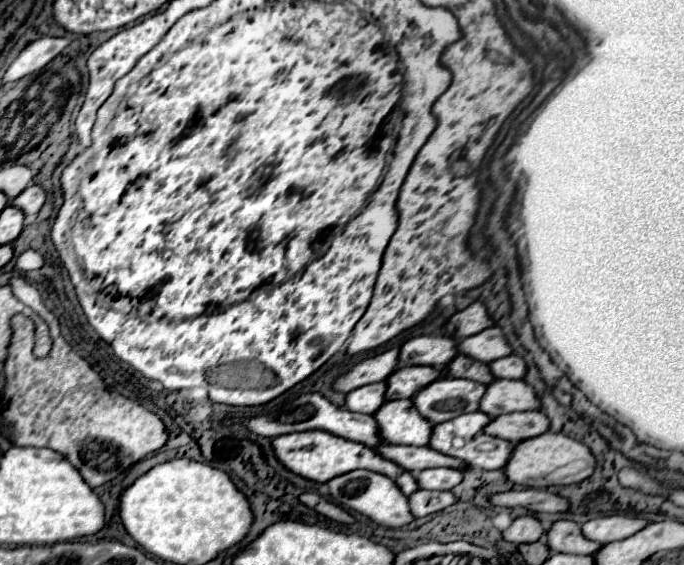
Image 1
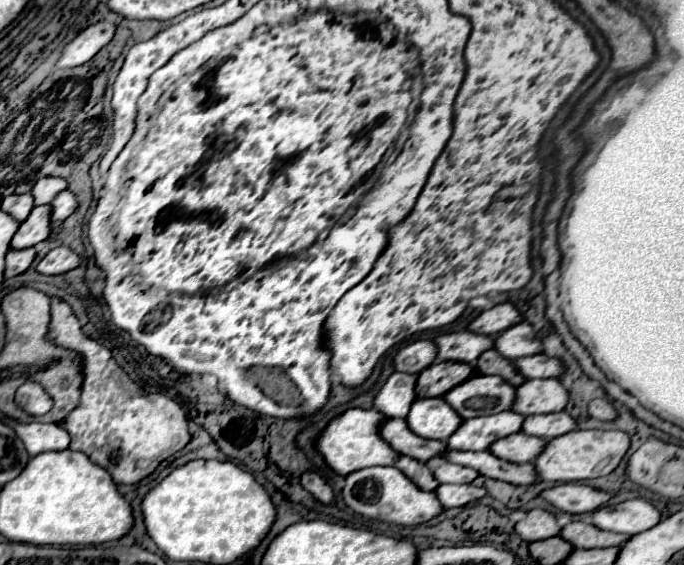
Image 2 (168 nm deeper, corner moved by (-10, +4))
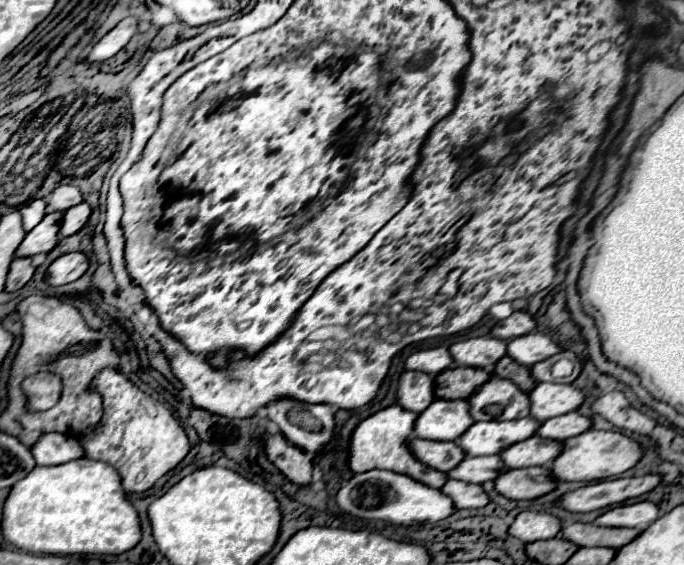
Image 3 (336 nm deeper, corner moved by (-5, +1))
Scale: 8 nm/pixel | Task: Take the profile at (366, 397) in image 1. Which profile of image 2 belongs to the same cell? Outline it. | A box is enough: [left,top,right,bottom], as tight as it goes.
[375,373,417,417]

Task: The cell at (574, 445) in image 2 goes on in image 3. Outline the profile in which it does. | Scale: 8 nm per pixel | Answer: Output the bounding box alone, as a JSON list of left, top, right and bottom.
[550,430,642,482]

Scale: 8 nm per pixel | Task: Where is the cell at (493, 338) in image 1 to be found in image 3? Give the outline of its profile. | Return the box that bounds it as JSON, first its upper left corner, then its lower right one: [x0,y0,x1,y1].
[508,330,560,368]

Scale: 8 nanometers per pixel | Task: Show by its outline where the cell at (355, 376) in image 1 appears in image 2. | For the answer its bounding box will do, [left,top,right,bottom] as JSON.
[395,341,437,373]

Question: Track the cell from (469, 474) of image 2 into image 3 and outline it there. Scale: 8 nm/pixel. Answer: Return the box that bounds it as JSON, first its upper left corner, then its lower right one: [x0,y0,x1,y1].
[446,456,506,484]

